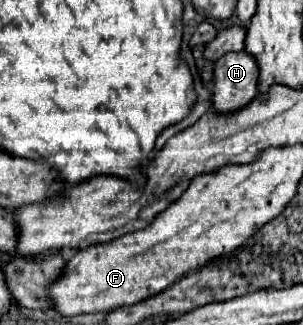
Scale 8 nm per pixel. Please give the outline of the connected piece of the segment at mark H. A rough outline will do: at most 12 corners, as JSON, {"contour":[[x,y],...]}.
{"contour":[[247,51],[215,63],[213,107],[237,111],[257,95],[259,65]]}

